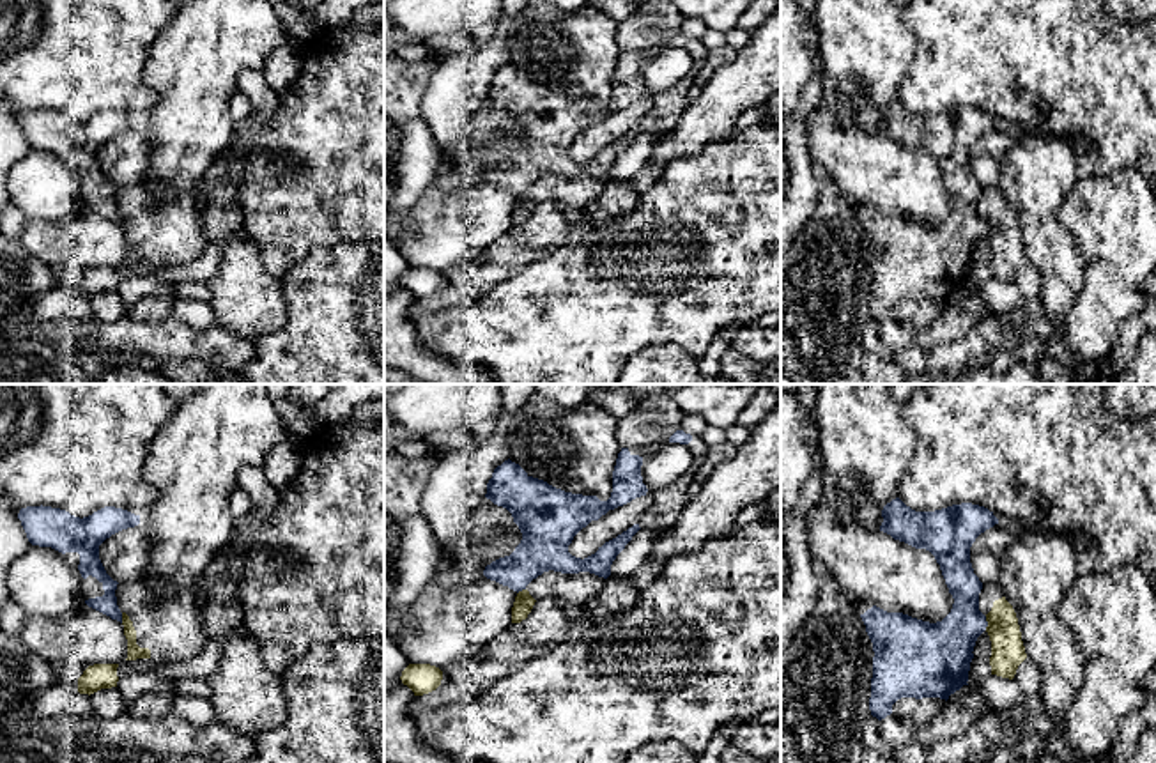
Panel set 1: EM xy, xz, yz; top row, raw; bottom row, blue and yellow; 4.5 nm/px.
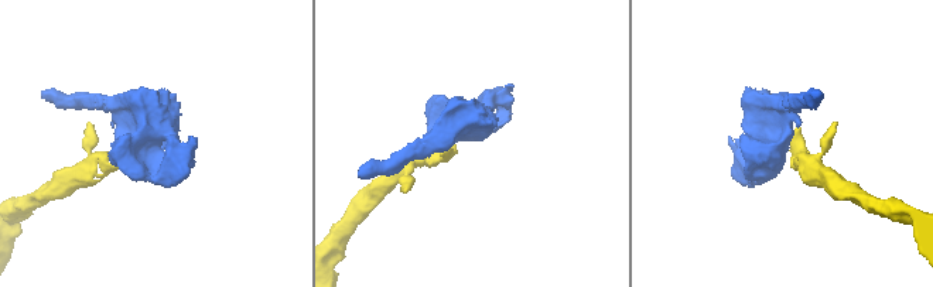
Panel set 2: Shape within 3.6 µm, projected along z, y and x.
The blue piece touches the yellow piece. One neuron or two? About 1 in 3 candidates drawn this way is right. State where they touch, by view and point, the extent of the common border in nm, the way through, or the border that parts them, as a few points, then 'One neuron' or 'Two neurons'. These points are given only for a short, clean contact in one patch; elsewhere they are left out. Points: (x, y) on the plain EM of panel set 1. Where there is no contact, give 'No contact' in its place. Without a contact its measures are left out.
Touches blue at yz (986, 227). Shared border 60 nm. Boundary: yz (985, 220), (986, 232). Two neurons

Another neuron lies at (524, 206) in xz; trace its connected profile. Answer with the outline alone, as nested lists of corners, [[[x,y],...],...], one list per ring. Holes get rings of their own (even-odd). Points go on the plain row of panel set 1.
[[[543,175],[517,197],[512,211],[512,227],[520,227],[526,223],[535,205],[540,202],[552,202],[566,209],[570,214],[575,214],[582,211],[591,200],[600,198],[604,189],[605,182],[590,175]]]

